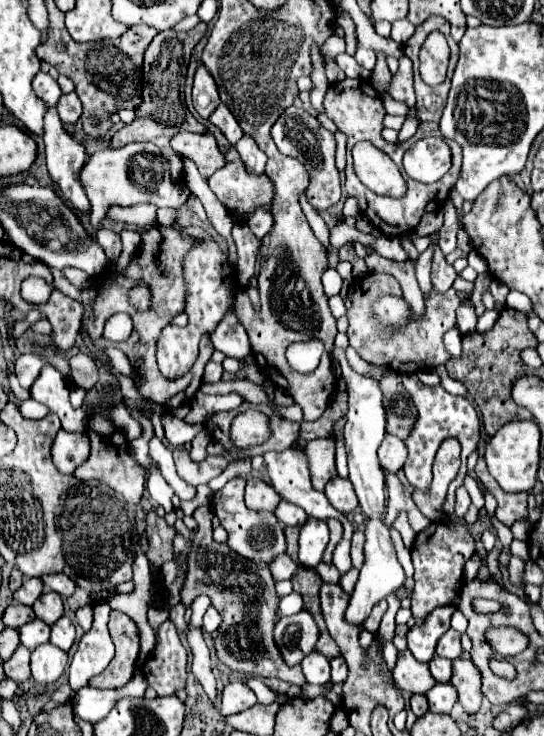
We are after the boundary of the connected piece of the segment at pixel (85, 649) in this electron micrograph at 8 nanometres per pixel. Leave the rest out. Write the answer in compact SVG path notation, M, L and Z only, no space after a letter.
M100 601L94 605L94 621L90 631L86 631L78 643L68 669L68 683L74 691L80 691L94 675L100 675L114 657L114 645L108 633L110 605Z

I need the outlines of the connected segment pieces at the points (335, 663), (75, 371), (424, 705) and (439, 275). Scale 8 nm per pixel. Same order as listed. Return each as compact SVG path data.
M334 657L330 661L332 665L332 683L344 683L346 675L348 675L348 669L346 669L346 661L342 657Z
M80 353L76 357L70 357L70 369L72 369L72 383L82 389L92 389L98 381L98 369L90 355Z
M412 695L412 699L410 699L410 707L412 707L412 711L414 711L414 715L424 715L426 711L428 711L428 701L426 701L426 697L424 695Z
M436 249L434 259L432 259L432 287L434 287L434 291L446 293L452 287L454 279L456 279L454 267L448 265L444 255L440 253L440 249Z

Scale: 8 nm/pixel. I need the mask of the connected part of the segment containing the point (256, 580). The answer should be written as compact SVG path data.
M198 507L194 511L194 519L198 521L198 531L192 539L192 551L188 555L188 575L184 587L180 591L182 603L192 603L198 595L208 595L212 607L218 609L222 617L222 625L216 631L214 647L218 659L228 665L232 671L254 675L254 677L278 677L282 681L304 685L304 675L300 665L286 665L282 655L274 643L274 625L278 617L280 597L276 595L276 581L268 569L268 565L256 565L226 545L216 543L212 539L212 511L210 507Z

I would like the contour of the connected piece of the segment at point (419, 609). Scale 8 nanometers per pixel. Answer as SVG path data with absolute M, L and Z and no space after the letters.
M434 521L428 529L416 535L412 547L412 563L414 563L414 597L412 597L412 619L422 621L436 607L448 605L458 597L458 589L462 585L462 569L464 561L474 553L474 537L470 535L466 523L462 521Z

